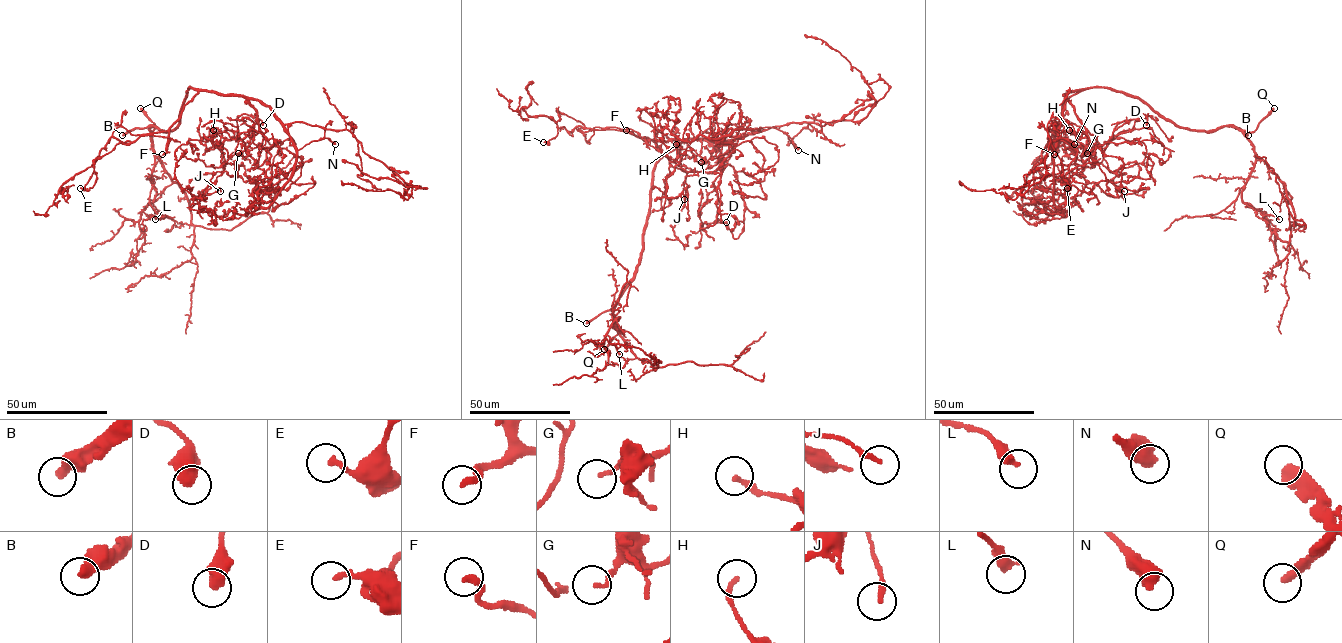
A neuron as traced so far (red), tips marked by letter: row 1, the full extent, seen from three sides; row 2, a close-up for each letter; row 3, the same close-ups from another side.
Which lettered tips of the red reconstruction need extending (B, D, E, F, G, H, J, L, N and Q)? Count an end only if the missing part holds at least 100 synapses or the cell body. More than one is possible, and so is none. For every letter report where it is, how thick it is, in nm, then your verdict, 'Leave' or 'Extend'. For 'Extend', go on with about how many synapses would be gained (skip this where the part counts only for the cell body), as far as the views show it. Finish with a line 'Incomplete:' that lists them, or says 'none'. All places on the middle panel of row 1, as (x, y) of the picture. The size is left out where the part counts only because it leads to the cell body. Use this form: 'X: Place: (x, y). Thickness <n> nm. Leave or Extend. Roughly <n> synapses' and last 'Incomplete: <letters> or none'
B: Place: (586, 323). Thickness 420 nm. Extend. Roughly 130 synapses
D: Place: (726, 222). Thickness 600 nm. Leave
E: Place: (543, 142). Thickness 220 nm. Leave
F: Place: (626, 130). Thickness 260 nm. Extend. Roughly 450 synapses
G: Place: (701, 162). Thickness 110 nm. Leave
H: Place: (676, 144). Thickness 200 nm. Leave
J: Place: (684, 199). Thickness 200 nm. Leave
L: Place: (619, 354). Thickness 400 nm. Leave
N: Place: (798, 150). Thickness 550 nm. Leave
Q: Place: (604, 349). Thickness 480 nm. Leave
Incomplete: B, F

